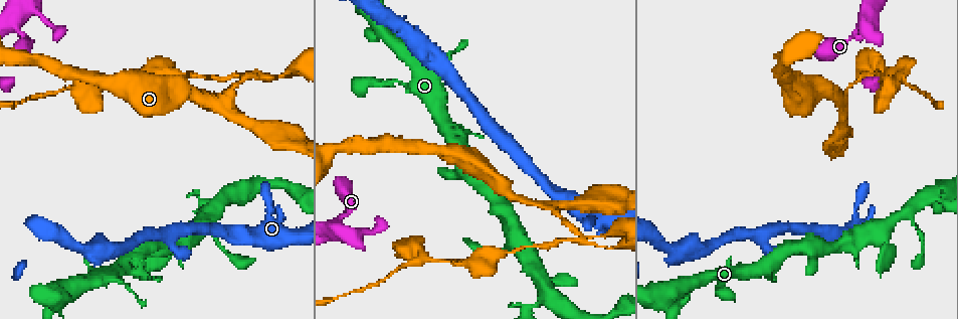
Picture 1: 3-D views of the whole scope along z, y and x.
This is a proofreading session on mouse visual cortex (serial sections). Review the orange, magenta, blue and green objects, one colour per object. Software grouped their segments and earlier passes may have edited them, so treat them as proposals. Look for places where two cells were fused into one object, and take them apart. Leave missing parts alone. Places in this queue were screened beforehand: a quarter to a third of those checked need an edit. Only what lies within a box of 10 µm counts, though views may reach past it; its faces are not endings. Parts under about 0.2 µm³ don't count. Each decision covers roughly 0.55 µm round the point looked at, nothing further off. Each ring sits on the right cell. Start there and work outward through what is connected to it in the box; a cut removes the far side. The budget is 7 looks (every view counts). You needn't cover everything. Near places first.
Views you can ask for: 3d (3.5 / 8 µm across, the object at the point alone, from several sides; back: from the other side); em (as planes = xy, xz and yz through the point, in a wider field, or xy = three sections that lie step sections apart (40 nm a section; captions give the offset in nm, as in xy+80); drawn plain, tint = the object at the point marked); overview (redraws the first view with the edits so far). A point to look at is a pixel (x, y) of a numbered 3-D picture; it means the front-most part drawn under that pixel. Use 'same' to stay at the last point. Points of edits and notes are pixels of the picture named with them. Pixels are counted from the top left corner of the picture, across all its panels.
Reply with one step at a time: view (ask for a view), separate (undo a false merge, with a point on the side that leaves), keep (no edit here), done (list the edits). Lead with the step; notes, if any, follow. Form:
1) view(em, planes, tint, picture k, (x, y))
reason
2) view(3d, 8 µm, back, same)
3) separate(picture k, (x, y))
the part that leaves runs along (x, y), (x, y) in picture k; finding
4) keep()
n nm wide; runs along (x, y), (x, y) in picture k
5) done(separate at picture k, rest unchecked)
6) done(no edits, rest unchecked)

view(3d, 8 µm, picture 1, (841, 102))
three-way junction

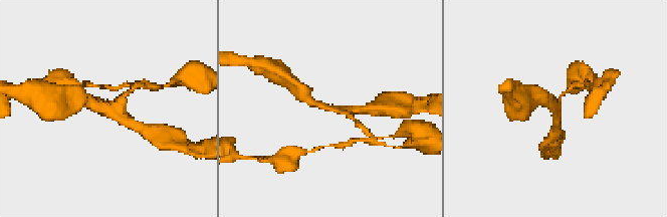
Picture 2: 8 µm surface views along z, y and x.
view(em, planes, tint, same)
3 arms; arms of 150, 250, 300 nm

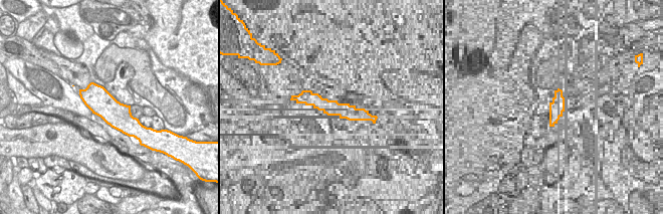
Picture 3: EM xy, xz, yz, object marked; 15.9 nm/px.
keep()
runs along (308, 97), (349, 114), (354, 121) in picture 2; continuous, no second cell

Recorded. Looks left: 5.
view(3d, 3.5 µm, picture 1, (872, 75))
three-way junction

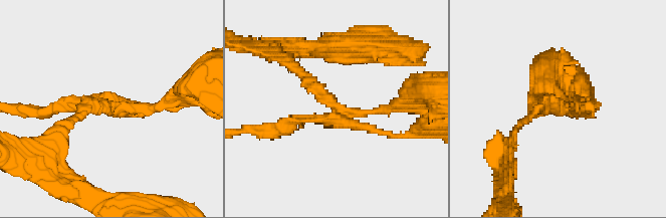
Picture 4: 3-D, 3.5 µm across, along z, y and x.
view(em, xy, step 1, tint, picture 4, (112, 108))
now the EM

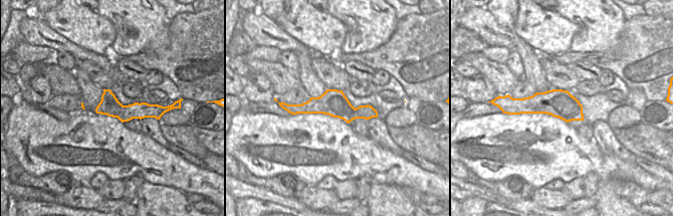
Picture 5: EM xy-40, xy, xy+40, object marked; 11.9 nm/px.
separate(picture 4, (69, 105))
the part that leaves runs along (339, 114), (252, 129) in picture 4; two cells meet here

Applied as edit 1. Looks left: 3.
view(overview)
redraw

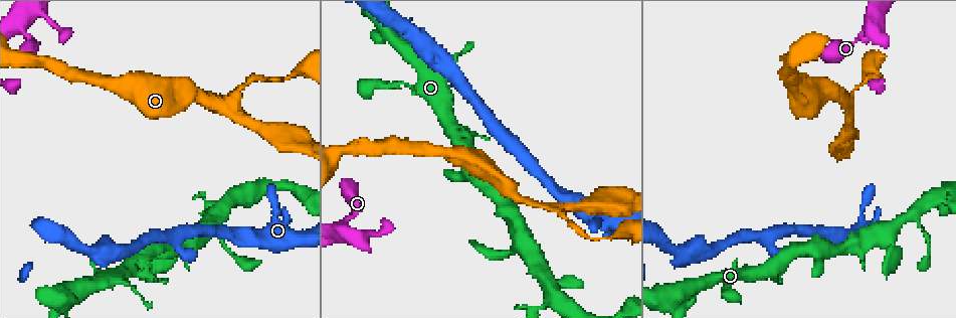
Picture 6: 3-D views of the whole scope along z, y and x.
view(3d, 3.5 µm, picture 6, (939, 194))
abrupt turn

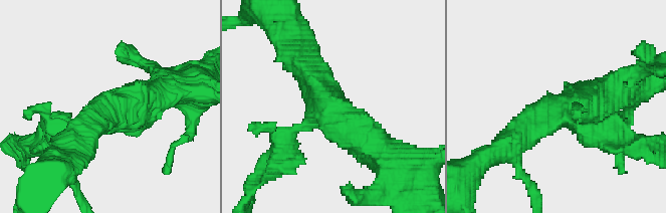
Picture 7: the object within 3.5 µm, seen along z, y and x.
view(em, xy, step 2, tint, picture 7, (107, 112))
3 arms; arms of 200, 450, 600 nm; now the EM

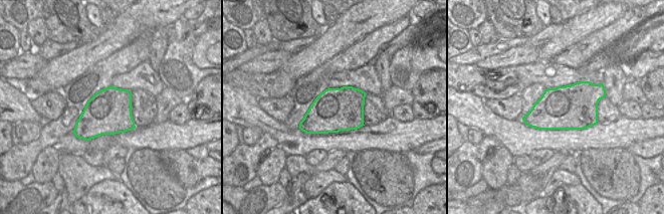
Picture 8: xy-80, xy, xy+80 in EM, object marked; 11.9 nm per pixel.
separate(picture 7, (608, 131))
two cells meet here

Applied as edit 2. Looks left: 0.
done(separate at picture 4, separate at picture 7, rest unchecked)

